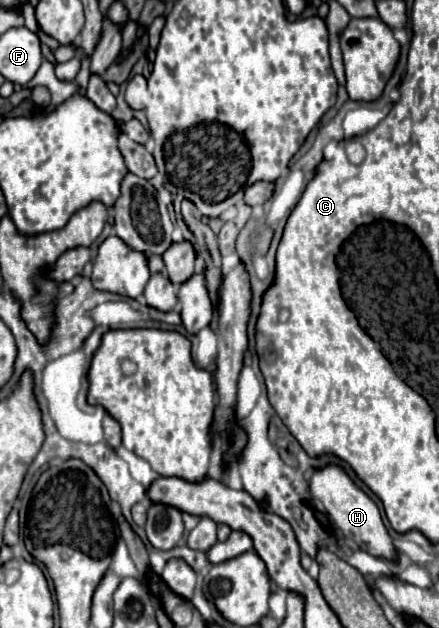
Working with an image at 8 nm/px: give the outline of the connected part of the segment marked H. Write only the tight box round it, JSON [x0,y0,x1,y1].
[310,466,398,562]

